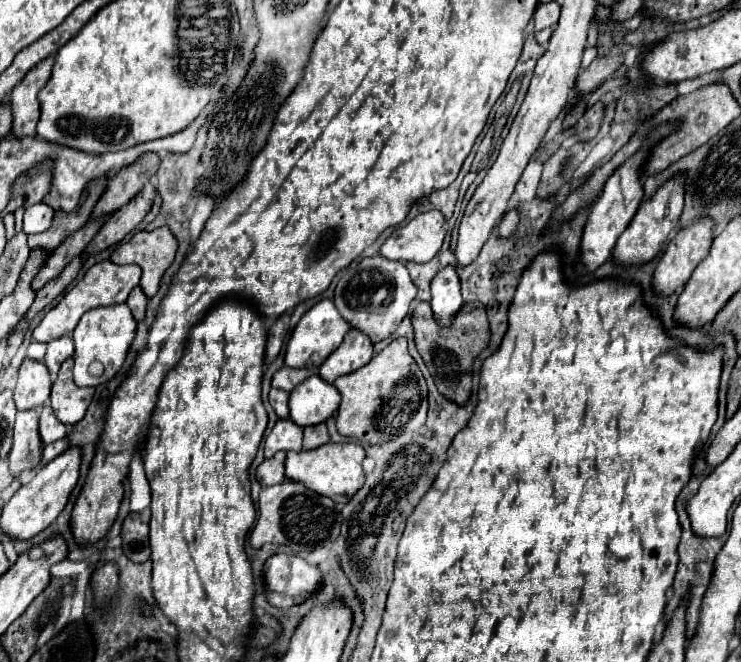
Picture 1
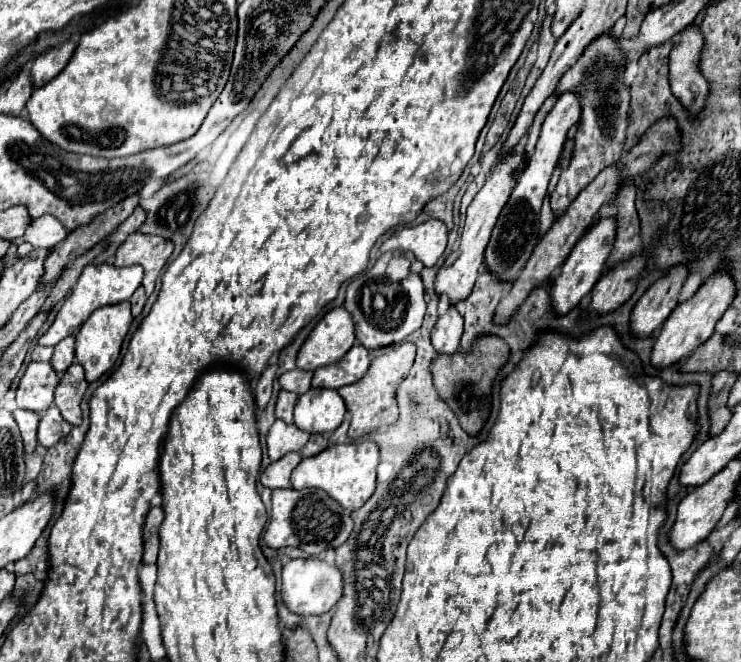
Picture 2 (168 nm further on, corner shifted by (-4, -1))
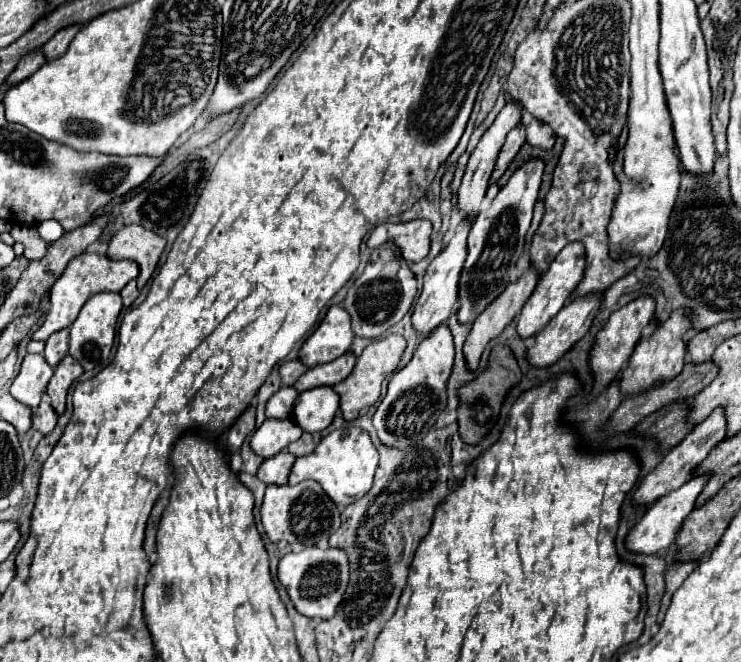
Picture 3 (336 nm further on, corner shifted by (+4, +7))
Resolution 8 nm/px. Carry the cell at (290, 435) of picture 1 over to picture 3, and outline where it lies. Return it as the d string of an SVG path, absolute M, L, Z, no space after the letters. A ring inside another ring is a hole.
M265 418L265 422L251 436L251 448L255 454L269 458L269 456L275 456L277 452L285 450L301 434L303 434L303 430L291 420Z

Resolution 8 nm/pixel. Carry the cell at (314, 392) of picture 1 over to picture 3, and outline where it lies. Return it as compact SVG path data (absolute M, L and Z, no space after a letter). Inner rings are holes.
M331 386L311 388L299 394L293 408L293 420L303 432L323 432L339 410L339 394Z

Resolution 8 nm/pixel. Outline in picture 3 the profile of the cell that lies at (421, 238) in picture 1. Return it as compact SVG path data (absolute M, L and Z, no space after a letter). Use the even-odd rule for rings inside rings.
M411 220L397 224L385 222L371 232L367 246L377 248L387 240L393 240L395 246L401 248L401 258L405 258L407 262L419 262L429 254L431 232L433 226L429 220Z

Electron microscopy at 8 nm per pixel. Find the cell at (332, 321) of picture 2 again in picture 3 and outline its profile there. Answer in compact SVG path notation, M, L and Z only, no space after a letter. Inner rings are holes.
M333 304L323 316L321 324L303 342L299 350L299 360L307 368L335 360L337 356L349 350L353 338L355 336L351 332L351 320L347 310L343 306Z

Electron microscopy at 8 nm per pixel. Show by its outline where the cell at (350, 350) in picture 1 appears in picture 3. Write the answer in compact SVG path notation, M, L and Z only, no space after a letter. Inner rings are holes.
M349 350L345 352L343 356L323 364L323 366L315 366L315 368L309 368L297 382L295 382L295 388L299 392L303 390L309 390L309 388L317 388L317 386L333 386L337 382L341 382L347 374L351 374L351 370L355 368L355 354Z

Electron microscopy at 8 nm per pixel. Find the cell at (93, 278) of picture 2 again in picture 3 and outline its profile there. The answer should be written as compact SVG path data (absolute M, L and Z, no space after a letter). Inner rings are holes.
M89 252L75 256L67 264L67 268L59 276L59 280L53 284L51 300L49 300L49 310L45 314L43 324L33 334L33 338L35 340L47 340L53 332L69 328L75 322L79 310L83 308L83 304L87 302L89 296L99 294L99 292L121 292L121 288L129 280L137 278L137 274L139 274L139 266L133 260L121 260L119 262L119 260L111 260L107 256L101 256L101 254L89 254Z

